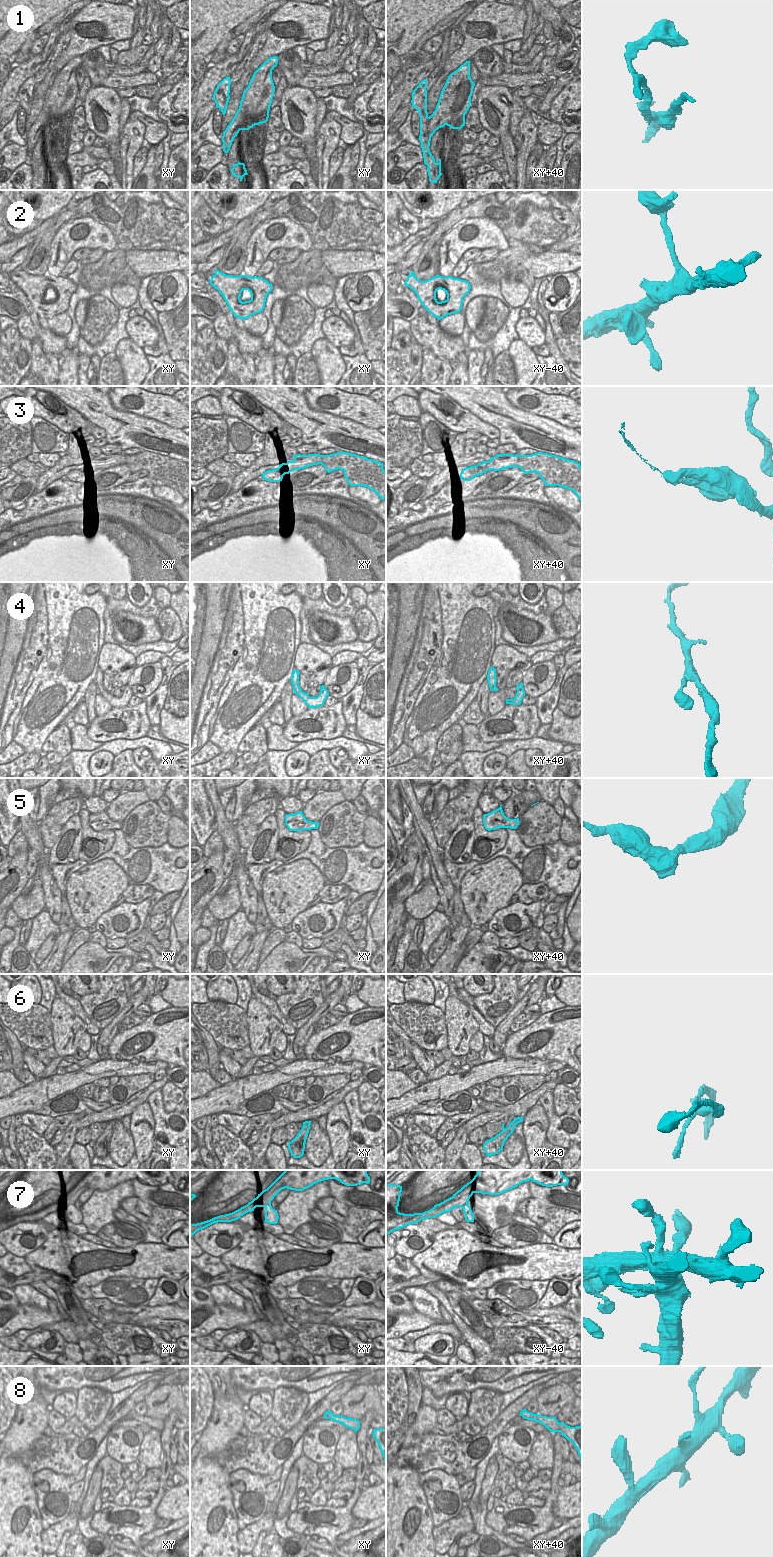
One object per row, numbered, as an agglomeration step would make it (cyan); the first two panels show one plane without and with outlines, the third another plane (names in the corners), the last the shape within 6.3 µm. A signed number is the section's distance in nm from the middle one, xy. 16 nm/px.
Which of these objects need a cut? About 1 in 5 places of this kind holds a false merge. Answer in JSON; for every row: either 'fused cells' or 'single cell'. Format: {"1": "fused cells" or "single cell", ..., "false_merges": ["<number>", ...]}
{"1": "fused cells", "2": "single cell", "3": "fused cells", "4": "single cell", "5": "single cell", "6": "fused cells", "7": "single cell", "8": "single cell", "false_merges": ["1", "3", "6"]}

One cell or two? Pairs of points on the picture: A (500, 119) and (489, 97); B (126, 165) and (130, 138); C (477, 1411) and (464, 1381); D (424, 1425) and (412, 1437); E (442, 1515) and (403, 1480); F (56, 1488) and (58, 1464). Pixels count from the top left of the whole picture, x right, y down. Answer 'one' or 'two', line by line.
A: one
B: one
C: two
D: one
E: two
F: two

